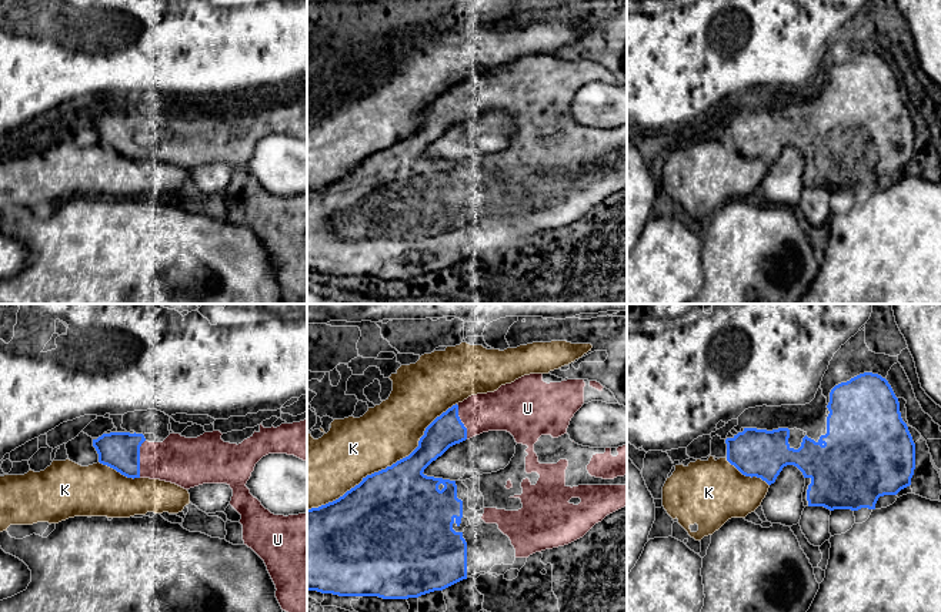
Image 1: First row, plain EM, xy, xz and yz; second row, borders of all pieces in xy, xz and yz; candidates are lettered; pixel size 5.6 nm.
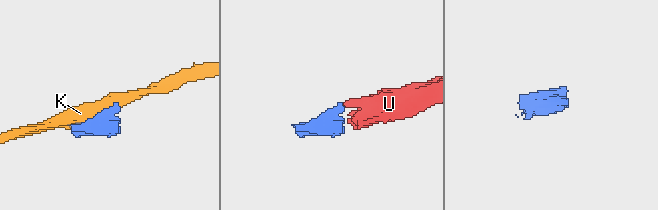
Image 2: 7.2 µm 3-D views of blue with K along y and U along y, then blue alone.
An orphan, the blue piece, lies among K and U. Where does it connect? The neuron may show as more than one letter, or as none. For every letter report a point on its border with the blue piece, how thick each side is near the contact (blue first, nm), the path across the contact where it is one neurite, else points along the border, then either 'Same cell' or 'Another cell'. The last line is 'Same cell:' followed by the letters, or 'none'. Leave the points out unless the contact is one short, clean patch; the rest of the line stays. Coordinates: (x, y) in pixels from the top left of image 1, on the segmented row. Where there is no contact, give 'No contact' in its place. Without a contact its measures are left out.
K: Touches blue at xz (387, 467). Thickness 500 nm (blue) against 340 nm. Another cell
U: Touches blue at xy (139, 458). Thickness 220 nm (blue) against 280 nm. Same cell
Same cell: U

